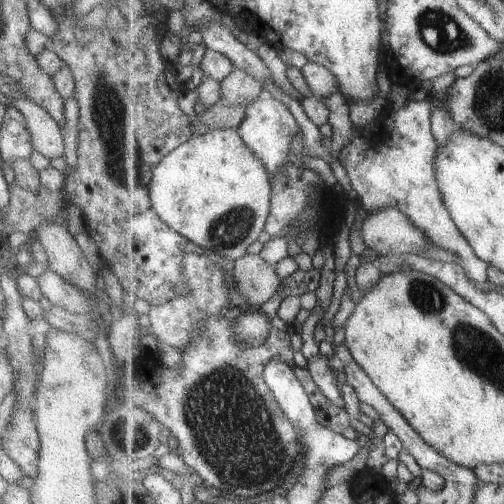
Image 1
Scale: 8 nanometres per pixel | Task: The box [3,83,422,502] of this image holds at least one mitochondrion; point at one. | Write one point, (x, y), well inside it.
(233, 427)

